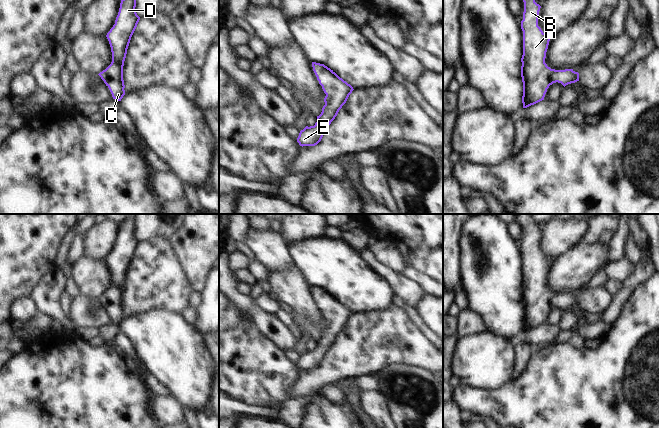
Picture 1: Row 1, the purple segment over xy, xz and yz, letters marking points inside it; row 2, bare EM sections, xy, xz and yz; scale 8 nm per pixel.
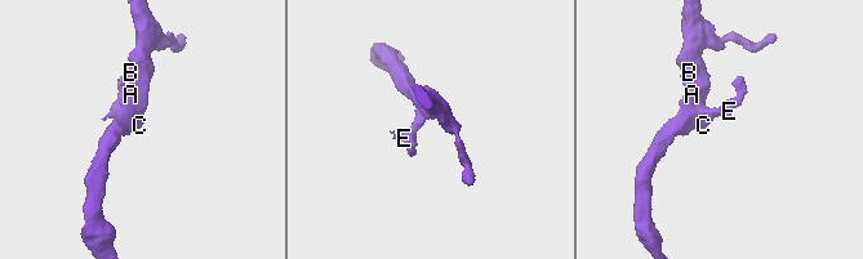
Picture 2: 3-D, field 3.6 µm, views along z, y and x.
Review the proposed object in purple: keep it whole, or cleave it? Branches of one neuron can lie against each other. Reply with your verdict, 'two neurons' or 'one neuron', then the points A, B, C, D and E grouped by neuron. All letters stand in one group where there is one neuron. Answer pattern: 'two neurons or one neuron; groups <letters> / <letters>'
one neuron; groups A B C D E

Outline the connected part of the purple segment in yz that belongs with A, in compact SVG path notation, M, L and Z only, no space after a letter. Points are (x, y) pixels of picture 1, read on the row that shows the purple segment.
M523 0L524 12L521 21L521 29L523 31L523 55L521 58L521 77L523 82L523 108L527 108L544 100L547 89L553 83L561 83L564 87L568 84L579 81L579 73L573 69L555 70L551 69L545 63L546 52L549 41L552 36L545 34L538 26L538 15L541 6L535 0Z

